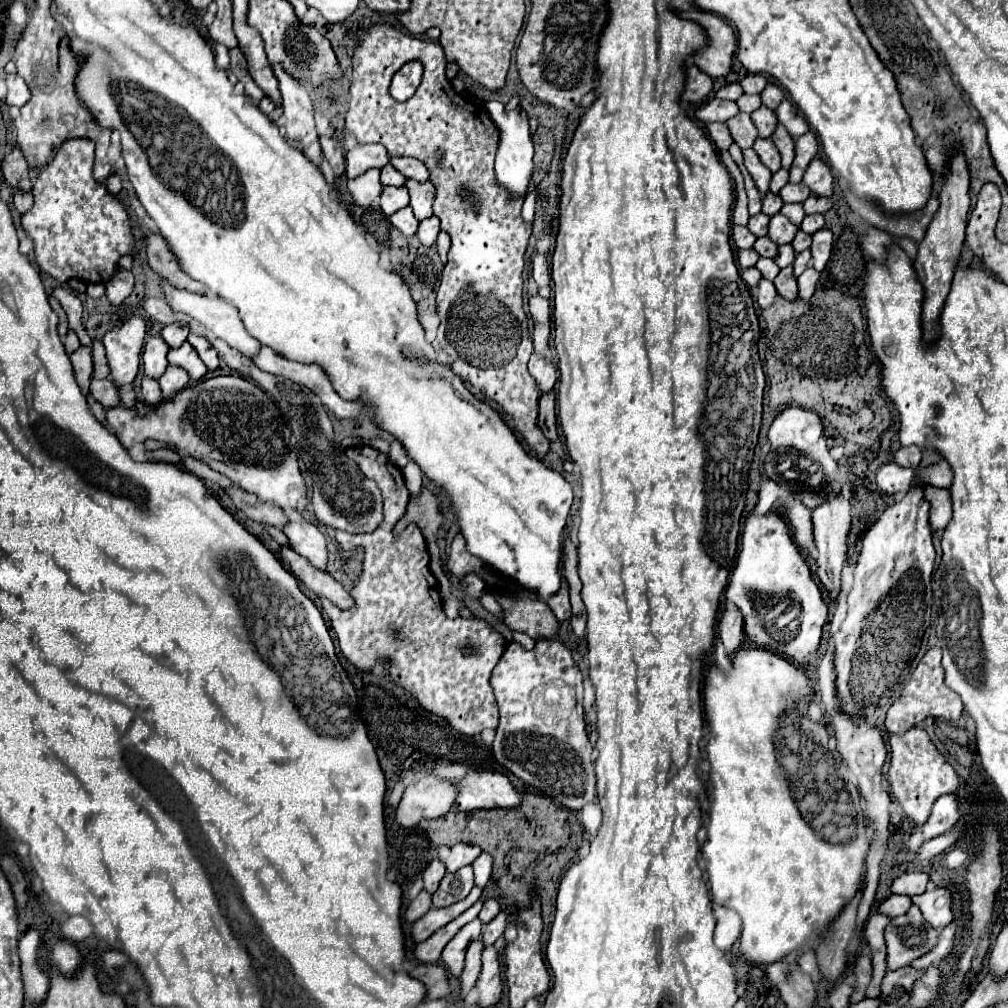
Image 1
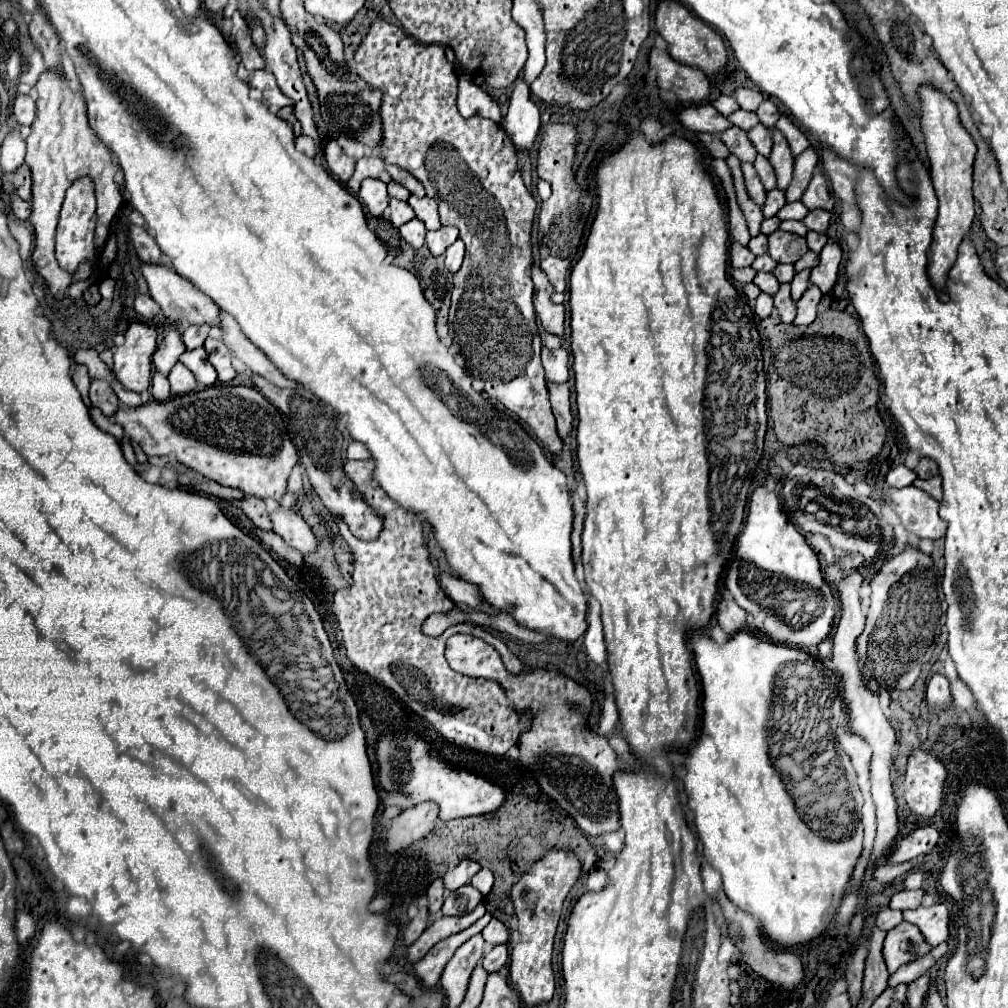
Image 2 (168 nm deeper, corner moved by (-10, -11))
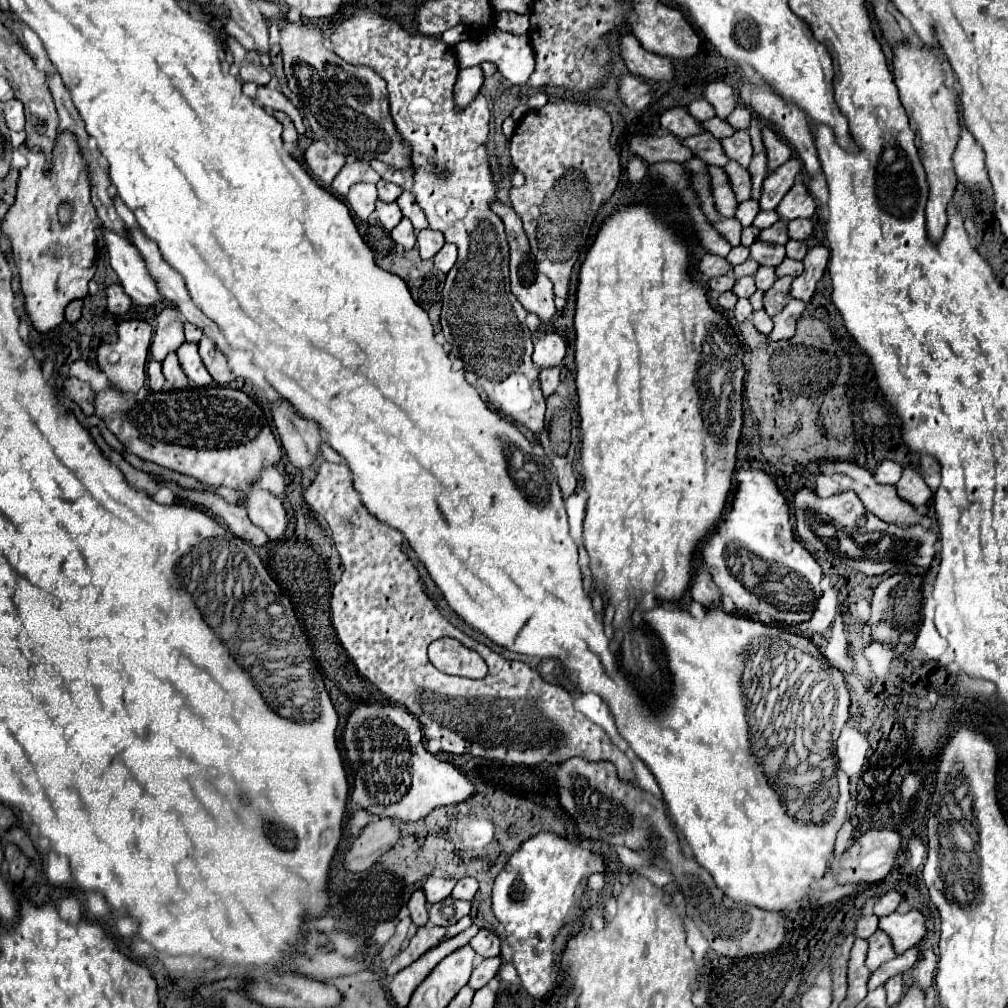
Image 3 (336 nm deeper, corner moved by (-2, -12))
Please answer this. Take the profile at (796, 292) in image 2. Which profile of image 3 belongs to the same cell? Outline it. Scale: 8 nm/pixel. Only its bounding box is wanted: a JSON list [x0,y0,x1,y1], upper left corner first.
[764,277,792,317]

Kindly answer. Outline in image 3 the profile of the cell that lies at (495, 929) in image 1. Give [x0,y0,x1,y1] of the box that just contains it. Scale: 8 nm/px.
[468,957,502,991]

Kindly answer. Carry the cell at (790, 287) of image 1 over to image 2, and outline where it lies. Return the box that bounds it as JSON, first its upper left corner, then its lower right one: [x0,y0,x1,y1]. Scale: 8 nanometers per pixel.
[774,284,796,324]

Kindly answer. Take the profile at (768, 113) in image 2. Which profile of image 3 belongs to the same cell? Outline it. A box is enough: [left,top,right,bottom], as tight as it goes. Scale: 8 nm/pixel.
[726,107,750,129]

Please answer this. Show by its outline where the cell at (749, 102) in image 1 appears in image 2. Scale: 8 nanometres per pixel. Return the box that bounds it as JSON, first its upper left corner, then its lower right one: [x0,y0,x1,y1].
[728,110,758,130]

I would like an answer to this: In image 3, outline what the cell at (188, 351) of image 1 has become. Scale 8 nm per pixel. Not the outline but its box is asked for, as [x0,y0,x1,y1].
[178,341,212,385]

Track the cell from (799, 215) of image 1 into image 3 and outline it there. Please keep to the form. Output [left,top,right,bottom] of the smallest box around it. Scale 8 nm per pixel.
[758,221,788,245]

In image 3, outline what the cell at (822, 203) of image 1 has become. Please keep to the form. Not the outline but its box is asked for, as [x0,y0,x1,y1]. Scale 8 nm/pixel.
[788,219,812,241]

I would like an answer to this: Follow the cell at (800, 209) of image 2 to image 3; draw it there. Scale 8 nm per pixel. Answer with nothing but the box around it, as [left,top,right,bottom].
[752,211,778,229]

